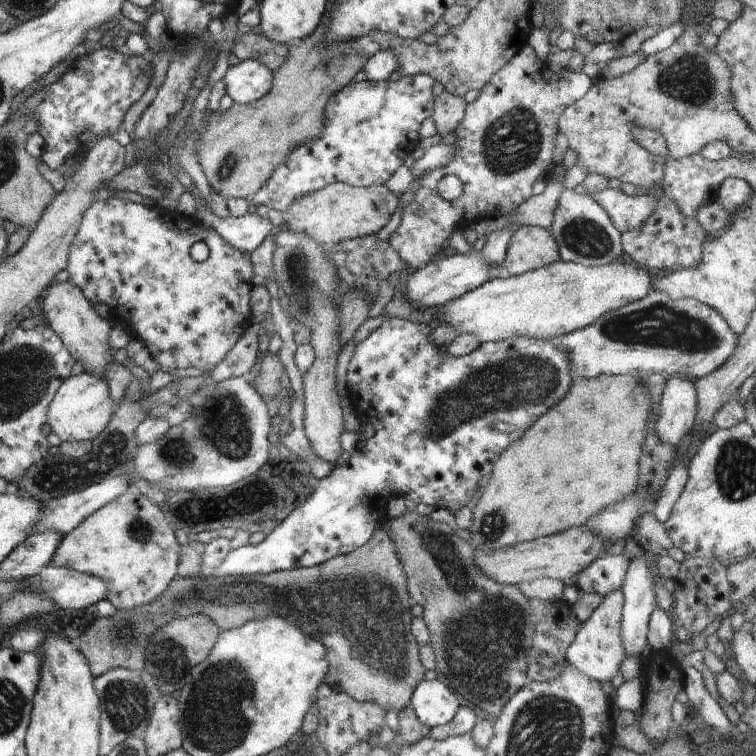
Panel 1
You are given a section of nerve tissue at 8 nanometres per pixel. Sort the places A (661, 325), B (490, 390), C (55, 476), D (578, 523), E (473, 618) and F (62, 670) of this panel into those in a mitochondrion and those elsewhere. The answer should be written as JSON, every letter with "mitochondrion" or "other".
{"A":"mitochondrion","B":"mitochondrion","C":"mitochondrion","D":"other","E":"mitochondrion","F":"other"}

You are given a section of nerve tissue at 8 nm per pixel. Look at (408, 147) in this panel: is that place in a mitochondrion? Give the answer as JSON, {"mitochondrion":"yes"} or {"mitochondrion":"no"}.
{"mitochondrion":"no"}

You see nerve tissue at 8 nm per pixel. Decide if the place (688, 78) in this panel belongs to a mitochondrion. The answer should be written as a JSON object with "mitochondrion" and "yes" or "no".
{"mitochondrion":"yes"}

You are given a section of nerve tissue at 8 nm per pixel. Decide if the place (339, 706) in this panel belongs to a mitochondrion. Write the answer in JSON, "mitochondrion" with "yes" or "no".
{"mitochondrion":"no"}

